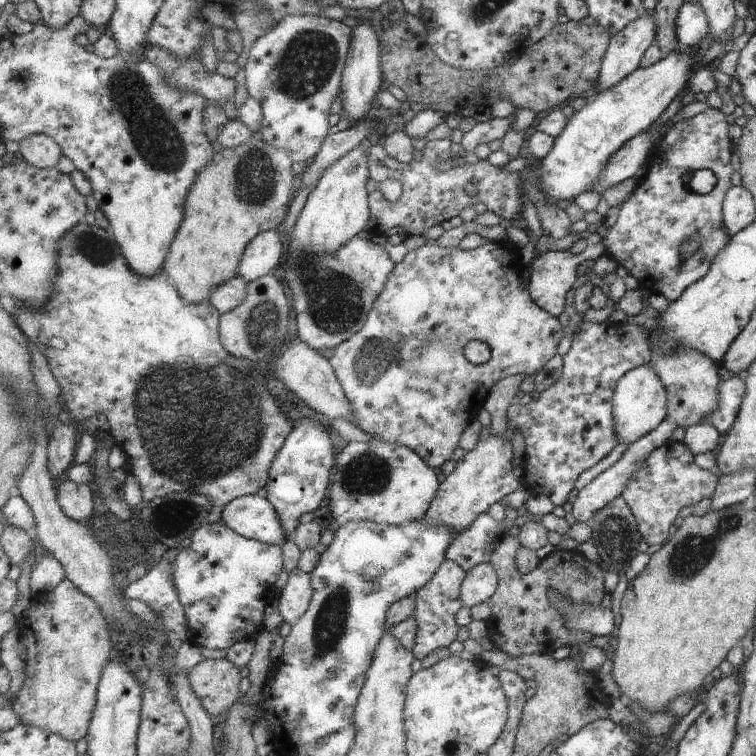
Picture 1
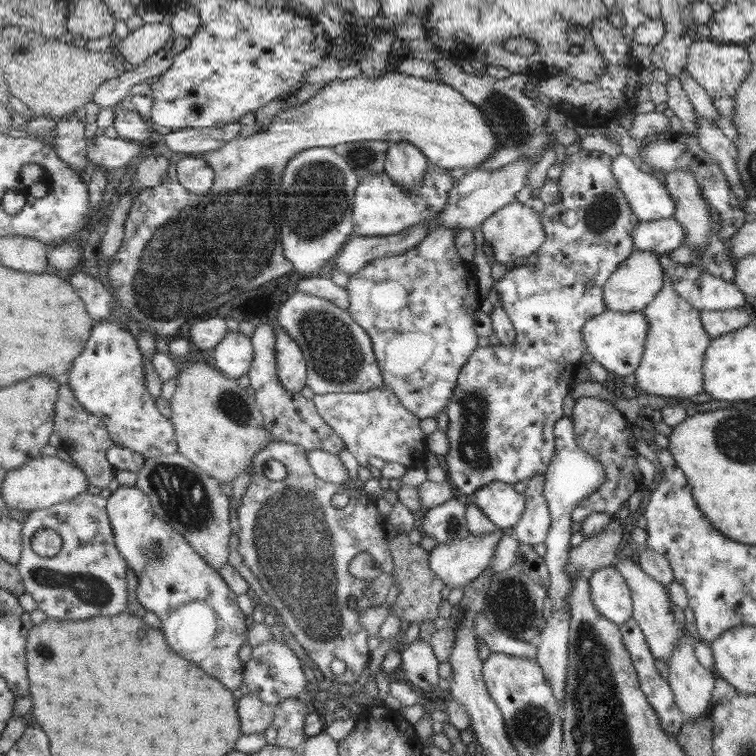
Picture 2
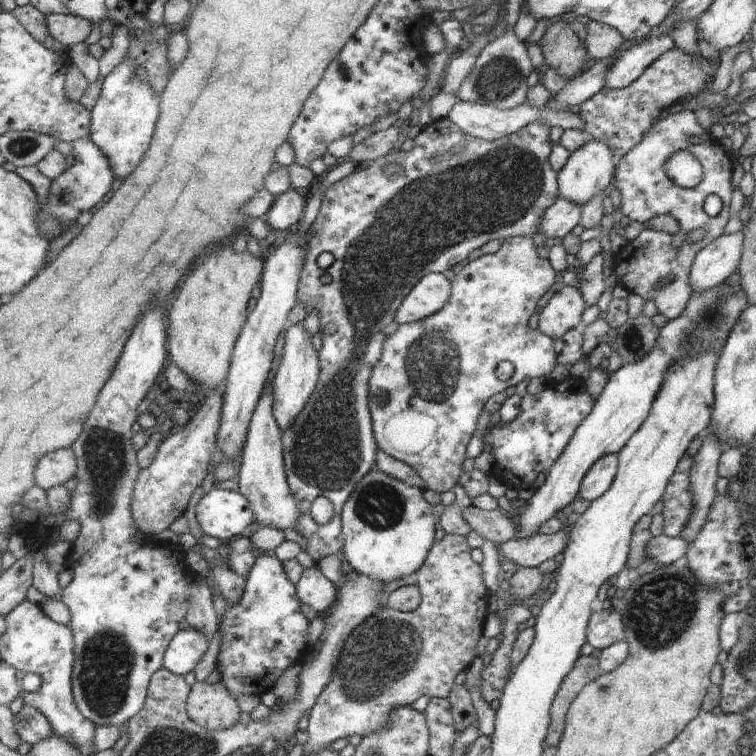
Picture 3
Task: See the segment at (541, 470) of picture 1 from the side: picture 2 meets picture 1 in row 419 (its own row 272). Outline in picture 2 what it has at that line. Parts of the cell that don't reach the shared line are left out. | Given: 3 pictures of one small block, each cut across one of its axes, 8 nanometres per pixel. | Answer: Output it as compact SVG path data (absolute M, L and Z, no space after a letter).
M578 149L577 152L569 155L560 155L561 175L557 180L557 187L559 187L559 200L544 204L543 211L539 214L539 221L543 225L545 231L545 240L541 246L537 248L537 262L524 264L519 262L515 265L509 265L506 273L499 280L493 281L492 288L497 292L500 300L501 308L507 314L513 329L515 329L515 336L513 342L508 346L497 345L475 348L473 354L467 359L467 363L463 366L459 376L459 383L455 390L454 396L446 409L449 418L448 434L451 440L451 453L445 456L447 462L447 479L450 480L457 488L458 496L463 500L469 500L470 495L479 488L485 486L487 483L501 482L505 484L514 484L515 482L526 482L531 477L543 474L545 467L551 461L551 456L554 454L554 437L552 434L555 421L564 417L562 414L563 398L569 394L570 387L574 383L574 375L576 369L581 364L580 358L584 354L585 343L581 337L581 328L586 320L591 317L601 314L606 308L603 303L602 286L605 284L607 277L615 271L617 265L627 258L627 255L633 251L633 241L631 241L631 232L635 228L635 224L639 220L633 215L625 195L621 193L621 189L617 187L617 181L613 177L611 171L611 160L609 156L601 154L598 150Z

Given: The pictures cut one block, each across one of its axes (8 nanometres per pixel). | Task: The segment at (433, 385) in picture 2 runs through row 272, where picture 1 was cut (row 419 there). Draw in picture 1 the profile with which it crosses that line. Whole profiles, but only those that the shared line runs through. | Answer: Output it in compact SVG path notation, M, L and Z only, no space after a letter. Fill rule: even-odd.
M431 241L427 245L408 252L407 256L395 267L387 281L386 290L374 304L374 310L370 312L365 326L349 340L336 347L334 355L330 358L332 368L338 376L345 394L351 400L350 409L358 419L360 430L370 434L373 439L412 448L423 457L423 460L427 461L427 464L430 464L431 468L440 471L441 466L453 458L459 444L463 444L463 436L467 436L467 428L471 428L471 424L475 424L475 420L479 420L479 412L483 412L483 400L487 398L489 389L502 378L518 374L533 374L533 372L541 370L547 360L555 356L557 343L563 336L562 327L557 318L547 314L534 303L520 279L521 267L518 250L511 248L510 244L499 242L487 241L483 246L475 249L462 250L458 247L439 246ZM469 340L479 340L479 342L487 344L490 358L485 363L474 365L463 357L463 346Z

